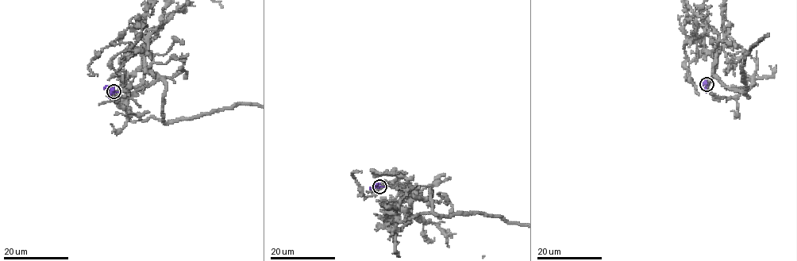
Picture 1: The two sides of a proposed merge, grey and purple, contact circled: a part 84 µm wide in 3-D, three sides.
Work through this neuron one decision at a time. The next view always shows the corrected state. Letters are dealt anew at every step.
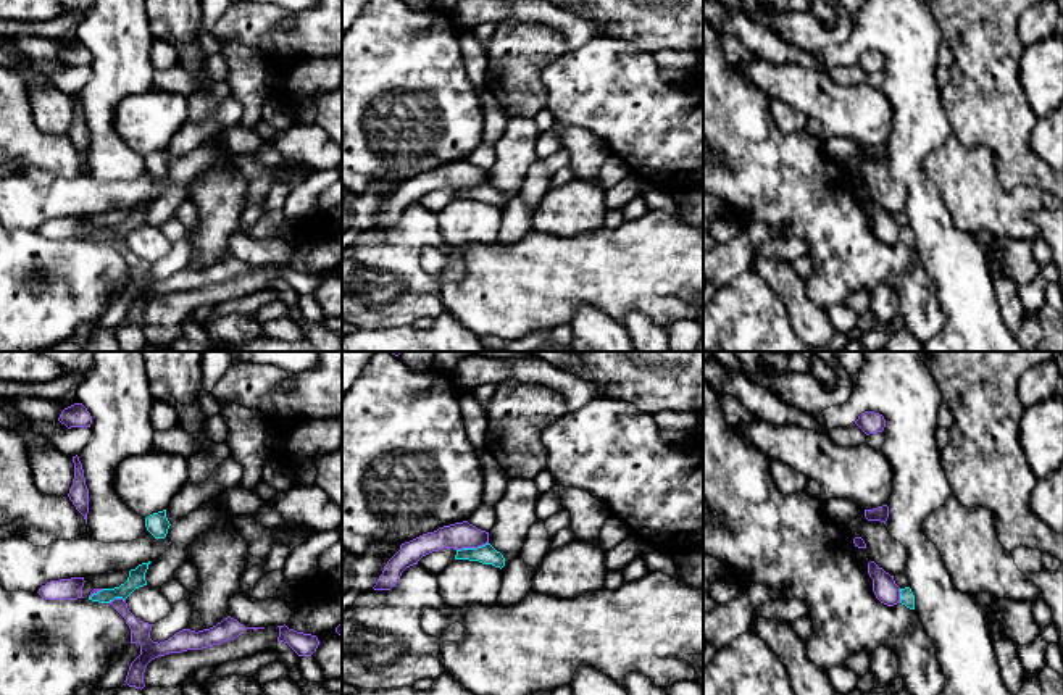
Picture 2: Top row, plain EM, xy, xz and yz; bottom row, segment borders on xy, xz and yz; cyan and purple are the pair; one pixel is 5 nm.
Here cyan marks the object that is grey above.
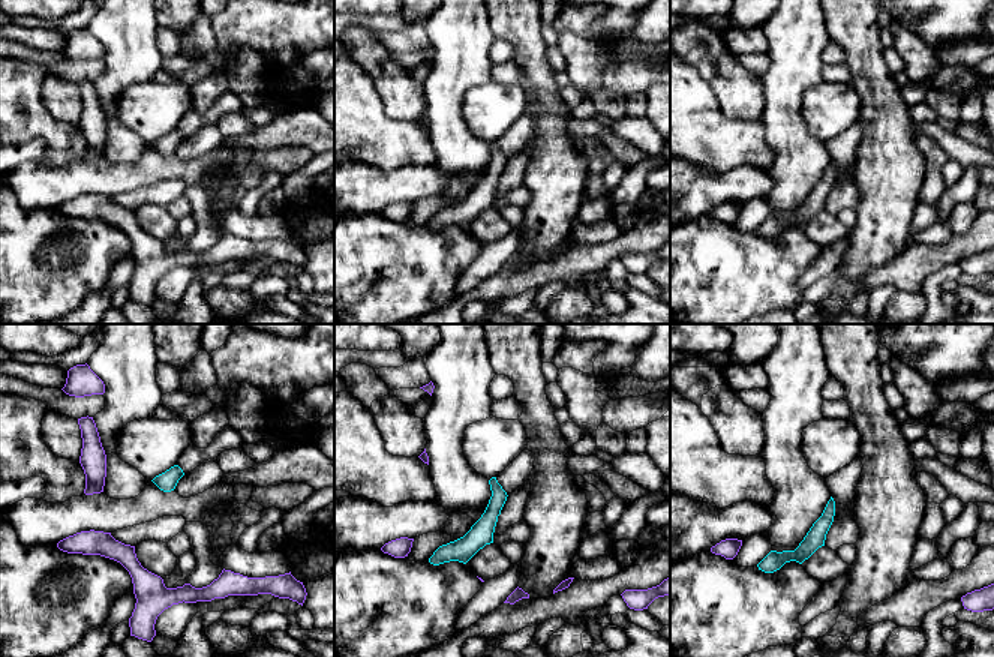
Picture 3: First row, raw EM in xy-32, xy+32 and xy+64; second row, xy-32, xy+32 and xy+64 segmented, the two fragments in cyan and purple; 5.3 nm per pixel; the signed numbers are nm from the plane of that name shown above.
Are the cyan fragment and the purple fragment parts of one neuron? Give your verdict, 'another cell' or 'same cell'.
another cell

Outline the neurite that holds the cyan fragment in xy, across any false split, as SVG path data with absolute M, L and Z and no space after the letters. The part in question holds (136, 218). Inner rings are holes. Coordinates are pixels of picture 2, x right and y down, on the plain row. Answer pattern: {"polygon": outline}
{"polygon": "M152 200L142 202L135 208L131 208L127 219L124 223L121 223L119 226L103 227L103 229L94 232L92 235L89 235L89 239L98 240L98 242L110 242L115 237L126 239L135 227L147 224L145 211L147 211L150 202Z"}

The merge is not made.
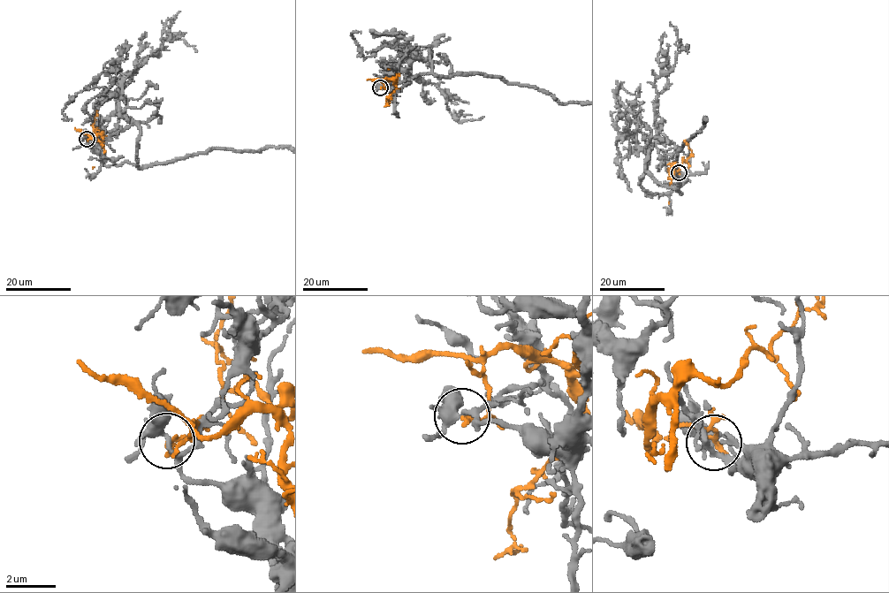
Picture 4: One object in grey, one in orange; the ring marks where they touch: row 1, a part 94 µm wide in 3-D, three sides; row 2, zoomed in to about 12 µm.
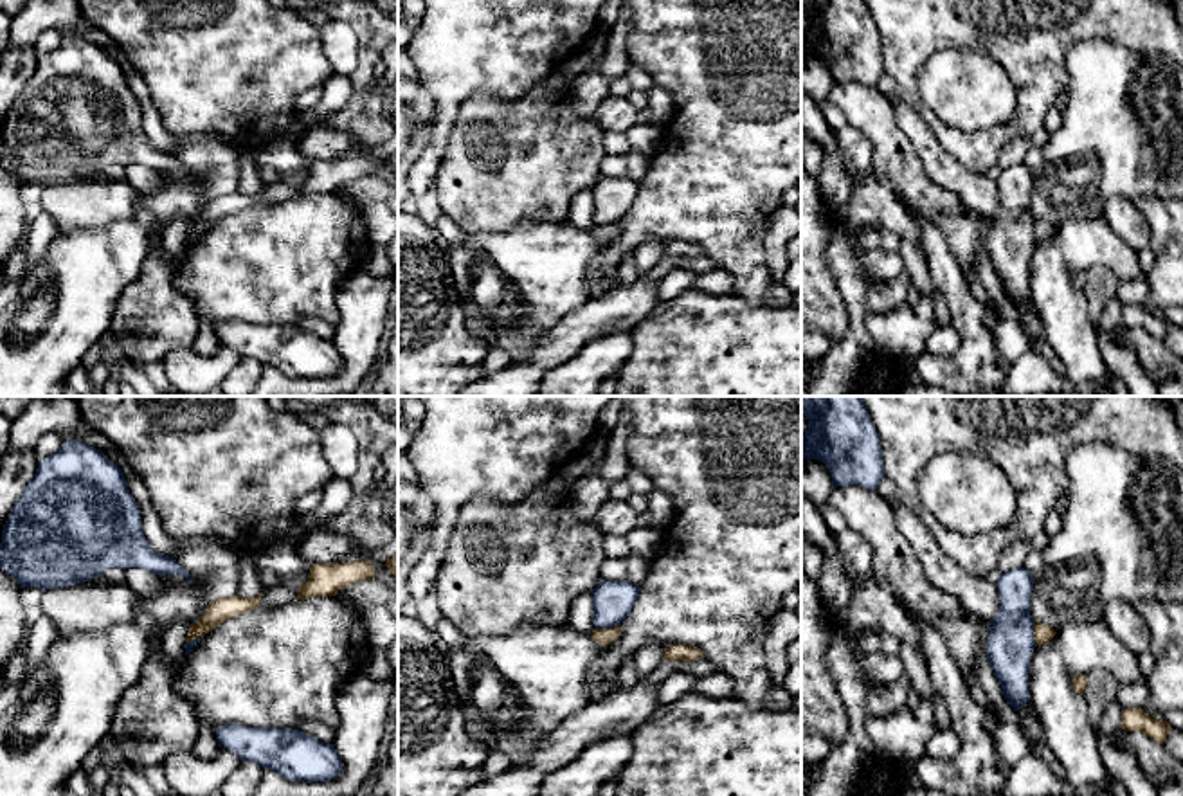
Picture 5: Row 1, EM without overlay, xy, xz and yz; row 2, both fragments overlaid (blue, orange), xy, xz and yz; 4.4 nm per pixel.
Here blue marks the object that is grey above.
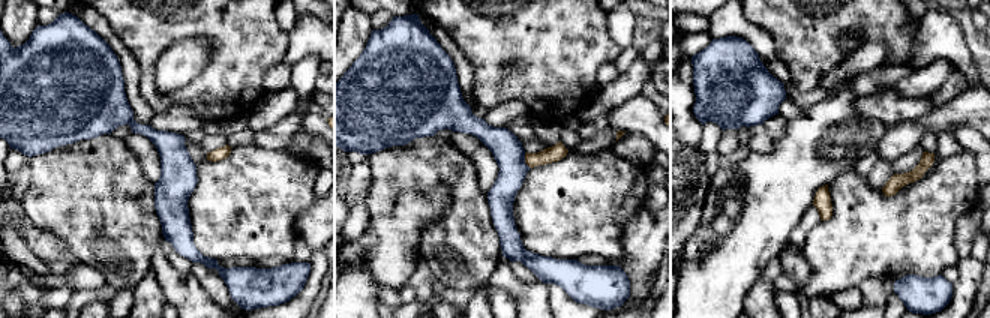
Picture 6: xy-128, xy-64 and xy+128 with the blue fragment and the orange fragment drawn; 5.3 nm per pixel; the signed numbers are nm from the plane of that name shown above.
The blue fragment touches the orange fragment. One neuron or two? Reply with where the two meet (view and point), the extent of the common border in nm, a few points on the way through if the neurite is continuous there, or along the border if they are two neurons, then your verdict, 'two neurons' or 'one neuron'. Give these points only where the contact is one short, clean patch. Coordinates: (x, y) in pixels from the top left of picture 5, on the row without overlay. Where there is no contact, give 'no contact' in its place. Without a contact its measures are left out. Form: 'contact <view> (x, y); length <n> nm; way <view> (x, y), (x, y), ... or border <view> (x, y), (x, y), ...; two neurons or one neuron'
contact xz (605, 224); length 110 nm; border xz (618, 220), (607, 226), (595, 226); two neurons

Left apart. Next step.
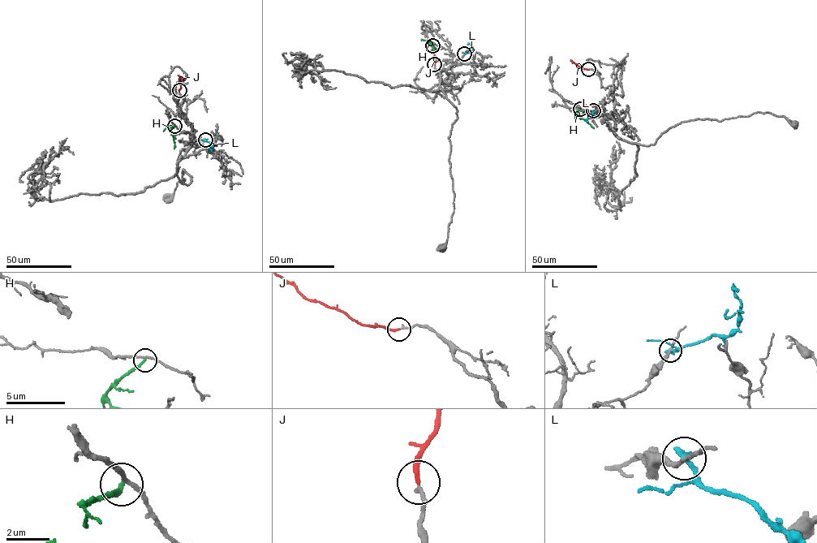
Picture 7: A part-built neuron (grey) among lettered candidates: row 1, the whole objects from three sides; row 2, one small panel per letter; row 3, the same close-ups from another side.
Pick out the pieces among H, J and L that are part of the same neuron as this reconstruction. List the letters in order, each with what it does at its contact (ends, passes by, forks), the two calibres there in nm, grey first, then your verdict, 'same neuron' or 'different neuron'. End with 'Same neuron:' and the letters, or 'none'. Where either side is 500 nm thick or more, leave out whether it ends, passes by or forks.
H: it ends | 170/200 nm | different neuron
J: it ends | 180/220 nm | same neuron
L: it ends | 180/280 nm | different neuron
Same neuron: J

